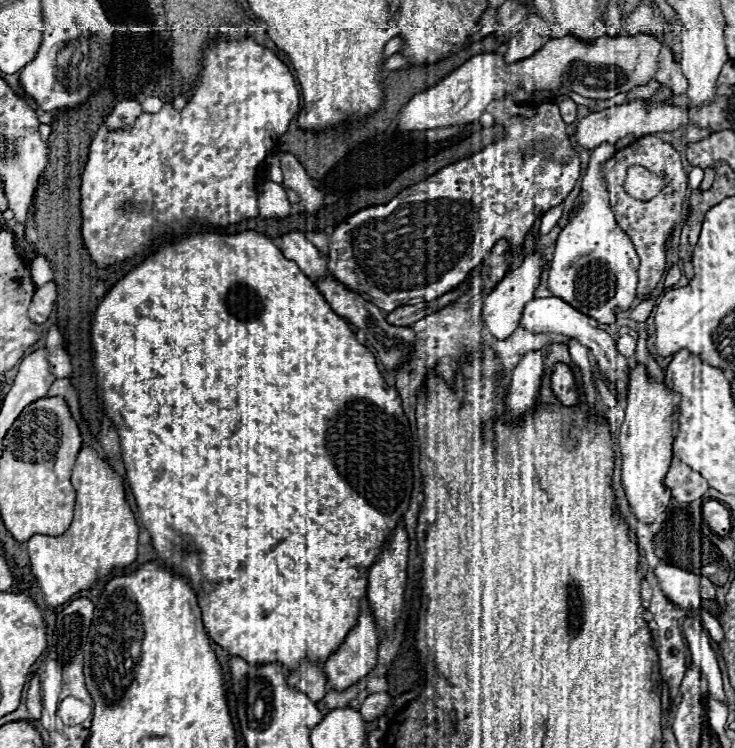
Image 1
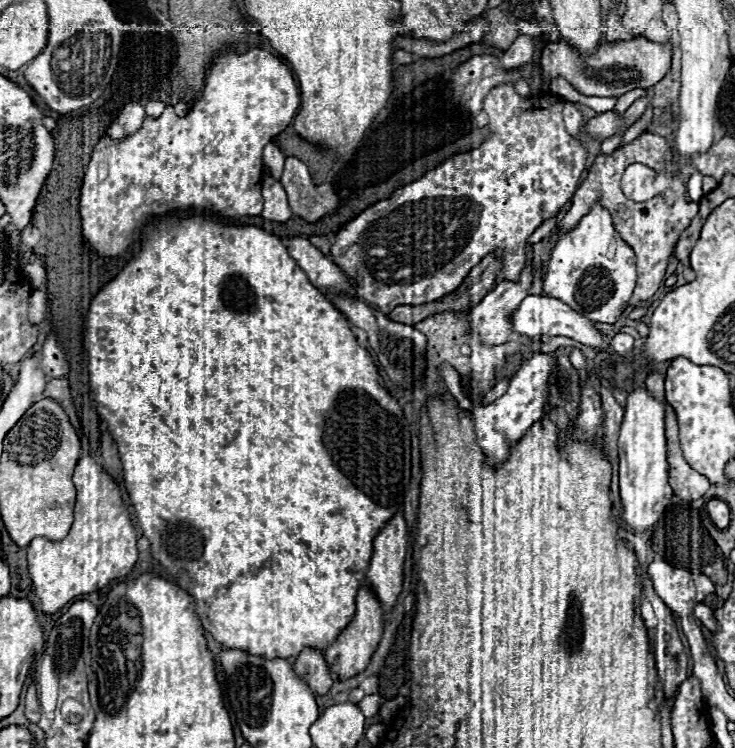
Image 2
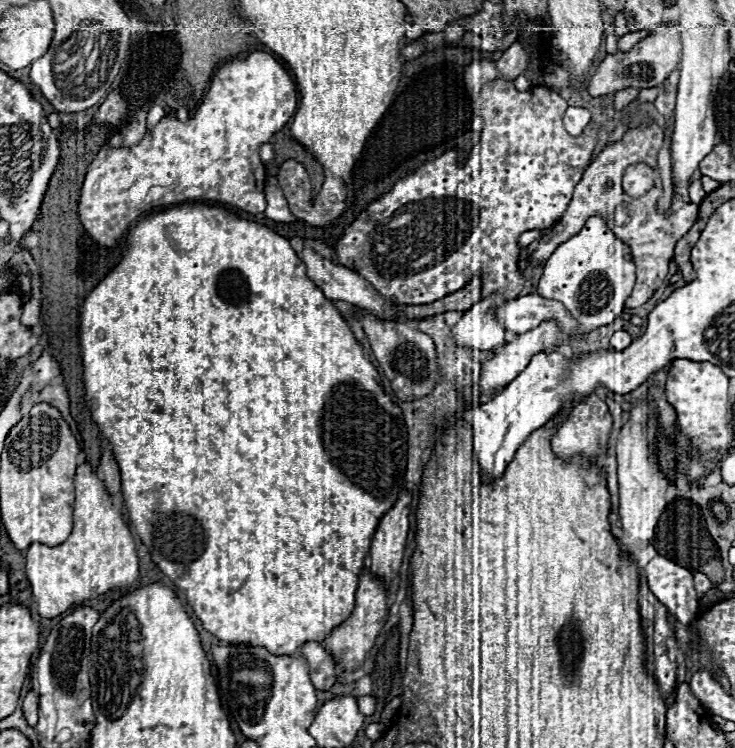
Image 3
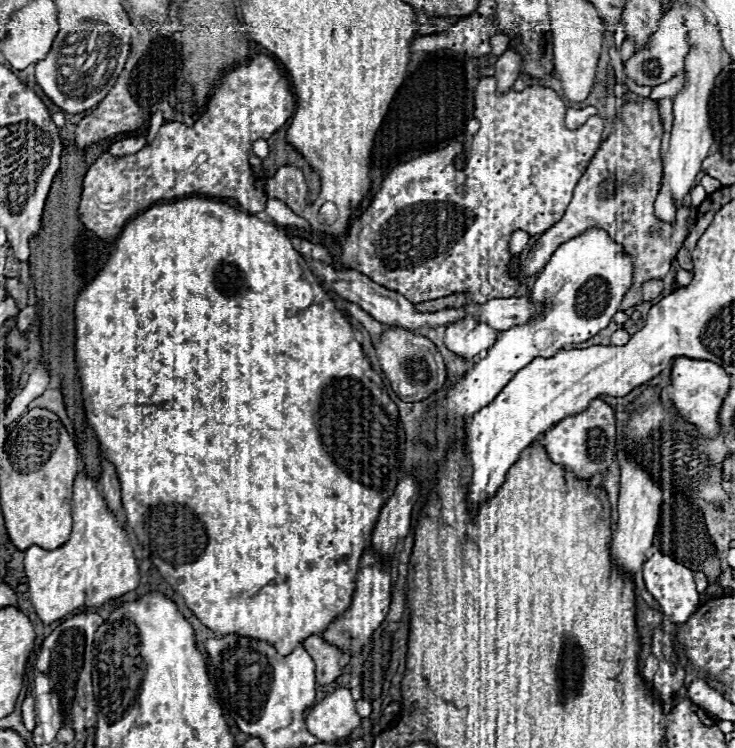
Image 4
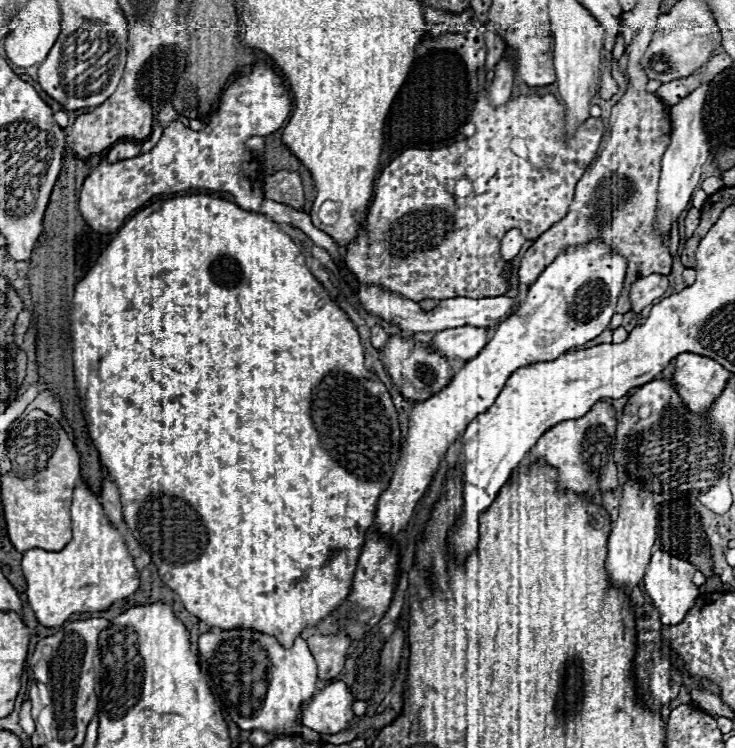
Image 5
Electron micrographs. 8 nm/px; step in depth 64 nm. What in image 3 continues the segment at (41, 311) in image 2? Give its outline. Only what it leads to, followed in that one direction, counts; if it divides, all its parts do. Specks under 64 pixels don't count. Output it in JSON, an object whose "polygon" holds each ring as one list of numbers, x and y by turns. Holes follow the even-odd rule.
{"polygon":[[32,296,26,304,24,304,24,314,22,314,22,324,24,326,32,326,36,324,40,318,40,298]]}

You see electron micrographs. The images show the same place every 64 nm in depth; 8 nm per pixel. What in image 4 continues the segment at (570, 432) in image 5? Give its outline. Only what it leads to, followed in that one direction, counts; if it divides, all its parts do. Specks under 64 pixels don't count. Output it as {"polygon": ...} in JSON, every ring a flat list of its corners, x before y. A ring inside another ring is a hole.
{"polygon":[[596,398,584,412,568,416,560,420,552,430,548,430,542,438,542,444,552,462,568,466,578,478,586,480,586,478,600,478,608,470,614,458,614,434,616,434,614,412,604,400]]}

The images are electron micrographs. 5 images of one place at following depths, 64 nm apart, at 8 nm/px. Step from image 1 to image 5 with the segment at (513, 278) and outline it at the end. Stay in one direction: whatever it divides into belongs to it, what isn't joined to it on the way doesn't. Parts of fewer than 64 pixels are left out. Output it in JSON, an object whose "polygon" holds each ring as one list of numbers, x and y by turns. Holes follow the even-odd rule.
{"polygon":[[460,326,460,328,448,328,444,332,438,332,434,338,436,352,446,358,464,358,470,360,472,356,478,356,480,350,488,344,490,330,488,328,476,328,476,326]]}

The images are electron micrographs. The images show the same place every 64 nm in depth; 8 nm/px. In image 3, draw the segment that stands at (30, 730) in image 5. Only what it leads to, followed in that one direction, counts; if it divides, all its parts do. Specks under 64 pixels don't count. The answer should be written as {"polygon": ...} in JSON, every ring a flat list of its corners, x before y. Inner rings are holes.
{"polygon":[[32,690,26,694,22,708,24,708,24,718,26,718,26,722,28,722,30,726,34,726,34,724,38,722,38,696,36,696]]}

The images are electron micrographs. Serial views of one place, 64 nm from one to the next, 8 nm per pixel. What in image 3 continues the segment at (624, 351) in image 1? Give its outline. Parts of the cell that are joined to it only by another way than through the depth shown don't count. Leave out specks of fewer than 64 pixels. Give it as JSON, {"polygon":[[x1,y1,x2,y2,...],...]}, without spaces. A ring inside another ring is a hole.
{"polygon":[[624,330,614,332,614,336,610,338,610,346,614,350,618,350,618,352,622,352,624,348,628,348,628,344,632,344,632,336,628,332,624,332]]}

